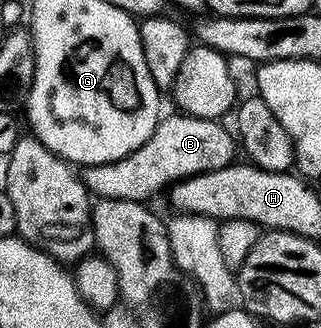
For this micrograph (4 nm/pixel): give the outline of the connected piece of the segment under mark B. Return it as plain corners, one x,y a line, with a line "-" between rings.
184,113
176,114
166,114
158,122
155,133
151,133
151,137
147,137
147,141
143,141
143,145
139,149
135,149
135,153
131,153
119,161
84,168
85,188
94,196
102,199
122,199
123,201
145,203
152,195
159,194
161,190
162,194
179,181
190,179
193,175
202,175
215,169
223,169
234,162
236,155
233,154
238,154
239,147
235,142
234,132
230,128
228,131
223,125
224,122
216,119
200,119
197,116

